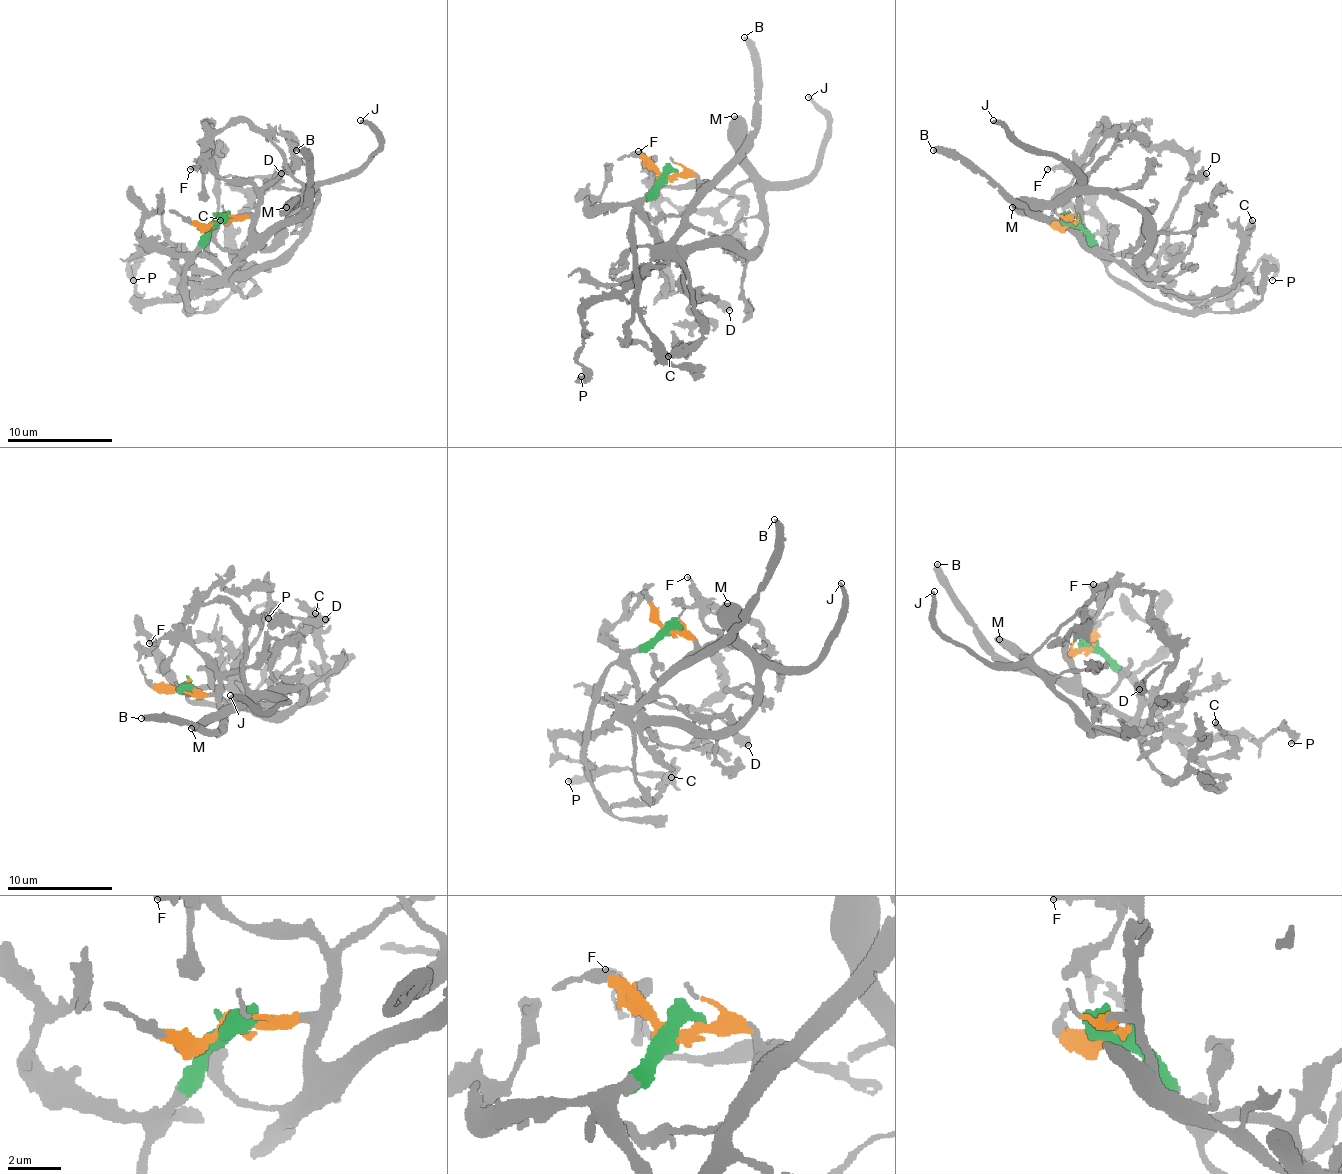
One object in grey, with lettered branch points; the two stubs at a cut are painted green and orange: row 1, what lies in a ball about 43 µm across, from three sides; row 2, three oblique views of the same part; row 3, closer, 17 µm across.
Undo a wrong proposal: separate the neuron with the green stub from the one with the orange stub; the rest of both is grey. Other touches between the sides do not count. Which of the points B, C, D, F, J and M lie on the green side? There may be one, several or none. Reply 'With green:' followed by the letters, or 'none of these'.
With green: C, D, J, M

